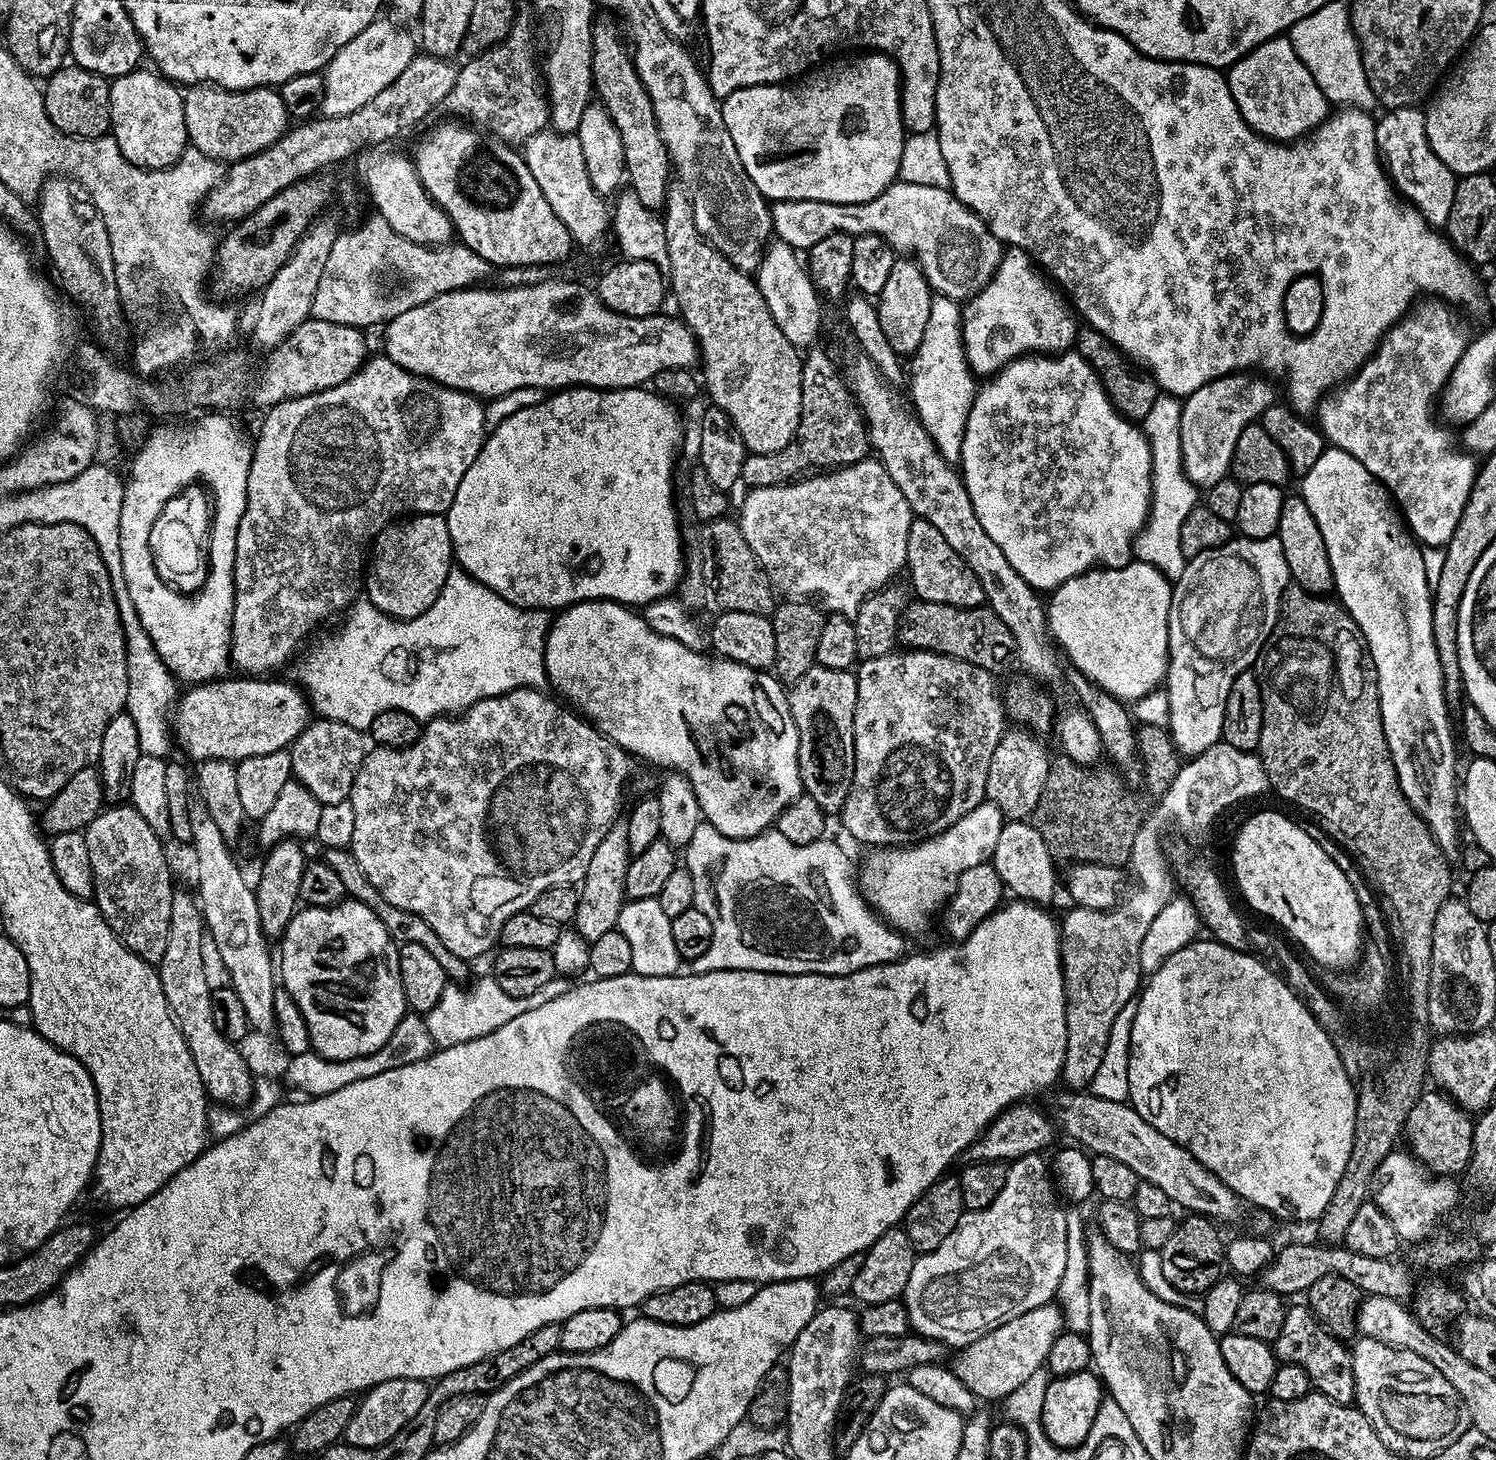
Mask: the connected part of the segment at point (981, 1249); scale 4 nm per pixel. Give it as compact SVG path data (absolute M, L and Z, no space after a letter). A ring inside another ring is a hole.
M1037 1154L1011 1161L1007 1165L1006 1182L998 1198L977 1212L965 1211L964 1217L945 1238L942 1246L917 1255L902 1297L913 1333L940 1340L949 1349L959 1350L974 1343L976 1337L989 1328L1010 1322L1010 1318L1018 1318L1018 1314L1026 1314L1026 1310L1034 1310L1055 1297L1066 1265L1070 1229L1060 1209L1061 1201L1044 1158Z

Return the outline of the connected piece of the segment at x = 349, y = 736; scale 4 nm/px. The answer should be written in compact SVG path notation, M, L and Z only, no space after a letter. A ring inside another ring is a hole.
M313 719L290 745L292 776L299 784L306 786L306 790L310 790L310 794L314 794L320 804L333 804L349 799L354 778L364 761L364 736L361 729L346 726L346 722L341 720Z

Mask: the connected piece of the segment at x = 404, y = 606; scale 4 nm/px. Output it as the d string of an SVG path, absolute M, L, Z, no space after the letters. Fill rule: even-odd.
M417 513L389 524L373 537L366 574L365 597L387 616L412 620L437 600L452 571L454 560L447 517L443 513Z

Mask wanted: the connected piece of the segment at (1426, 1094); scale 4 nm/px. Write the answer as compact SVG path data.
M1424 1090L1421 1093L1405 1120L1403 1135L1408 1136L1407 1147L1429 1173L1437 1176L1456 1174L1452 1172L1463 1173L1468 1167L1469 1157L1472 1156L1473 1121L1469 1113L1453 1103L1447 1095L1436 1090L1431 1091Z

